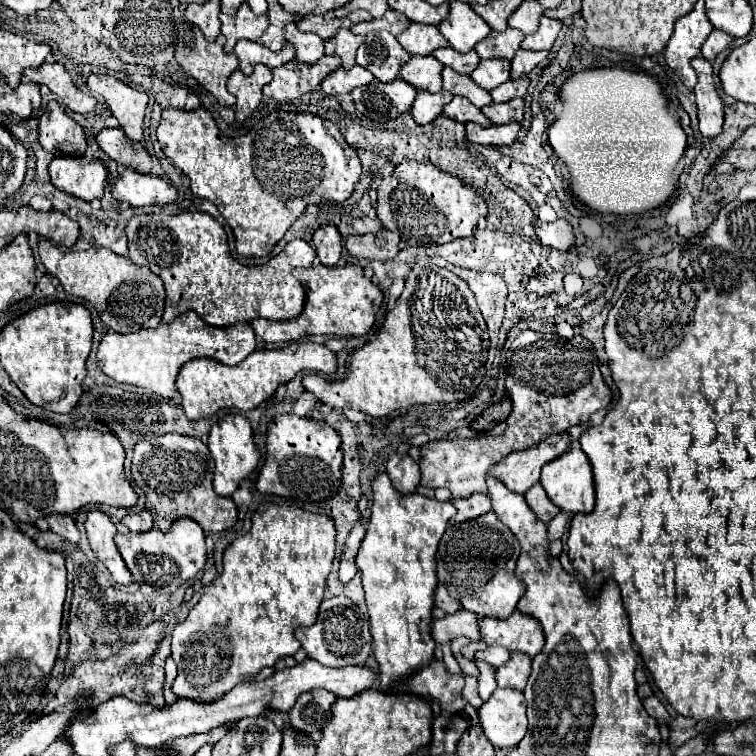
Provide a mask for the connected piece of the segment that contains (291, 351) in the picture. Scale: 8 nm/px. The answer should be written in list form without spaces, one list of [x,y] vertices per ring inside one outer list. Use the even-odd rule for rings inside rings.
[[[296,340],[284,348],[254,350],[244,362],[226,366],[212,358],[194,358],[180,368],[176,386],[182,396],[182,408],[190,420],[206,418],[222,408],[238,408],[242,412],[256,408],[268,400],[280,384],[290,382],[298,372],[322,372],[322,368],[336,368],[336,354],[324,344]]]

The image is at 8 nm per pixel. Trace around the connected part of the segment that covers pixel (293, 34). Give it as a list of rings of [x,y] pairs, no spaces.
[[[294,22],[284,28],[284,38],[294,44],[296,58],[302,62],[314,64],[324,56],[324,40],[320,40],[320,36],[312,36],[312,32],[300,32]]]

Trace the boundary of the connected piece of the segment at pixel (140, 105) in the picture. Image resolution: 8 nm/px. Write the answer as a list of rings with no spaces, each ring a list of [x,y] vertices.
[[[92,74],[92,76],[88,76],[86,84],[94,94],[98,94],[106,100],[108,108],[112,110],[112,116],[120,122],[126,136],[134,142],[140,142],[148,94],[142,90],[130,88],[112,76]]]

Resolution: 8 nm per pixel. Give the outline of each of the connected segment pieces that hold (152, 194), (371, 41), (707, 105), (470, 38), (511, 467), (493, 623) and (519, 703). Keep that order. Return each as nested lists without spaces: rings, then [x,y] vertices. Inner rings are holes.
[[[126,168],[116,180],[112,196],[118,202],[128,202],[132,206],[172,204],[178,198],[178,188],[166,178],[140,174],[132,168]]]
[[[386,30],[366,34],[364,44],[360,44],[356,52],[356,62],[368,68],[380,82],[398,78],[400,64],[408,62],[408,58],[410,54],[400,46],[396,36]]]
[[[696,56],[692,60],[692,68],[698,74],[698,84],[694,88],[696,106],[698,106],[698,120],[702,136],[718,136],[724,124],[724,104],[716,92],[714,78],[712,78],[712,64],[704,60],[704,56]]]
[[[452,2],[448,16],[438,24],[440,34],[458,52],[468,52],[490,34],[490,26],[464,2]]]
[[[566,432],[550,436],[548,440],[542,440],[540,444],[534,444],[524,452],[508,454],[498,464],[494,464],[488,474],[498,478],[508,490],[524,494],[540,480],[544,462],[550,462],[552,458],[560,456],[568,448],[568,444],[570,436]]]
[[[514,612],[508,620],[478,618],[478,628],[488,646],[506,646],[510,652],[518,650],[530,658],[534,658],[544,646],[540,624],[522,612]]]
[[[496,688],[494,694],[490,696],[488,702],[484,702],[478,708],[478,718],[480,726],[490,740],[494,748],[512,748],[516,746],[524,734],[526,734],[526,704],[524,704],[524,694],[512,688]]]

